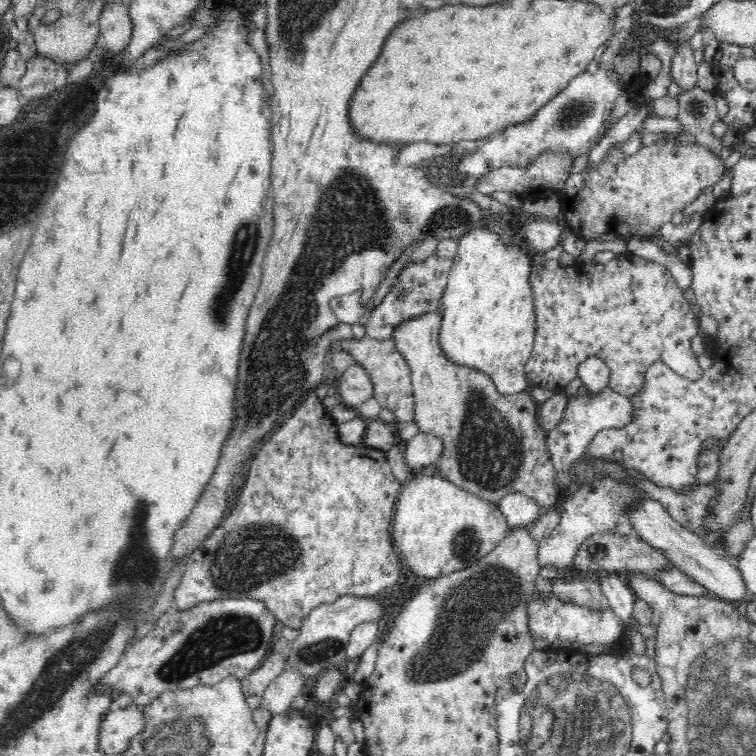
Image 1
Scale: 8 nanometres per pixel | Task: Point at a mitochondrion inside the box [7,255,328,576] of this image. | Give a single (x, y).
(193, 533)

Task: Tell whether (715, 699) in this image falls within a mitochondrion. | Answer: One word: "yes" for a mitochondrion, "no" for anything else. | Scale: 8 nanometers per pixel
yes

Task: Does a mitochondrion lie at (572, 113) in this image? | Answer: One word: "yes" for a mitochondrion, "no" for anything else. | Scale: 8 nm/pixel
yes

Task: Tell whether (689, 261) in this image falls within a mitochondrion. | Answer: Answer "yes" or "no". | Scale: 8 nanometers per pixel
no

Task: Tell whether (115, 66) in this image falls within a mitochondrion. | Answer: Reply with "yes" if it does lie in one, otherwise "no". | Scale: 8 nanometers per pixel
no

